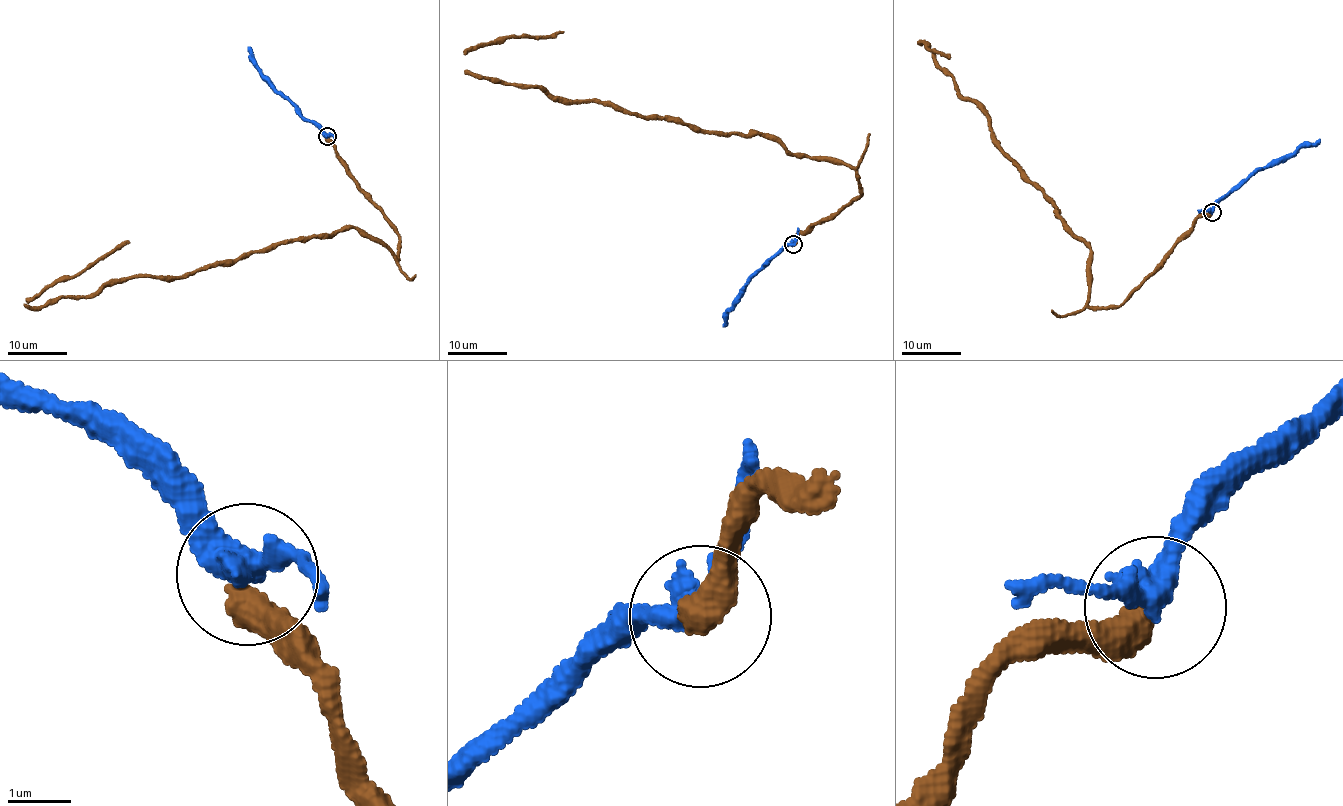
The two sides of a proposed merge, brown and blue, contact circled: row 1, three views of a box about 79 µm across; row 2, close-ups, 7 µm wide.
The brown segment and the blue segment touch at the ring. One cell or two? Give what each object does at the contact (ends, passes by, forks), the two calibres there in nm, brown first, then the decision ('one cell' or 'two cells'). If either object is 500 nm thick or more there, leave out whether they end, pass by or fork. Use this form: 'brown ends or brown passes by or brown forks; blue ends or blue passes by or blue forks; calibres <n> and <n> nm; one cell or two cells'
calibres 550 and 400 nm; one cell

